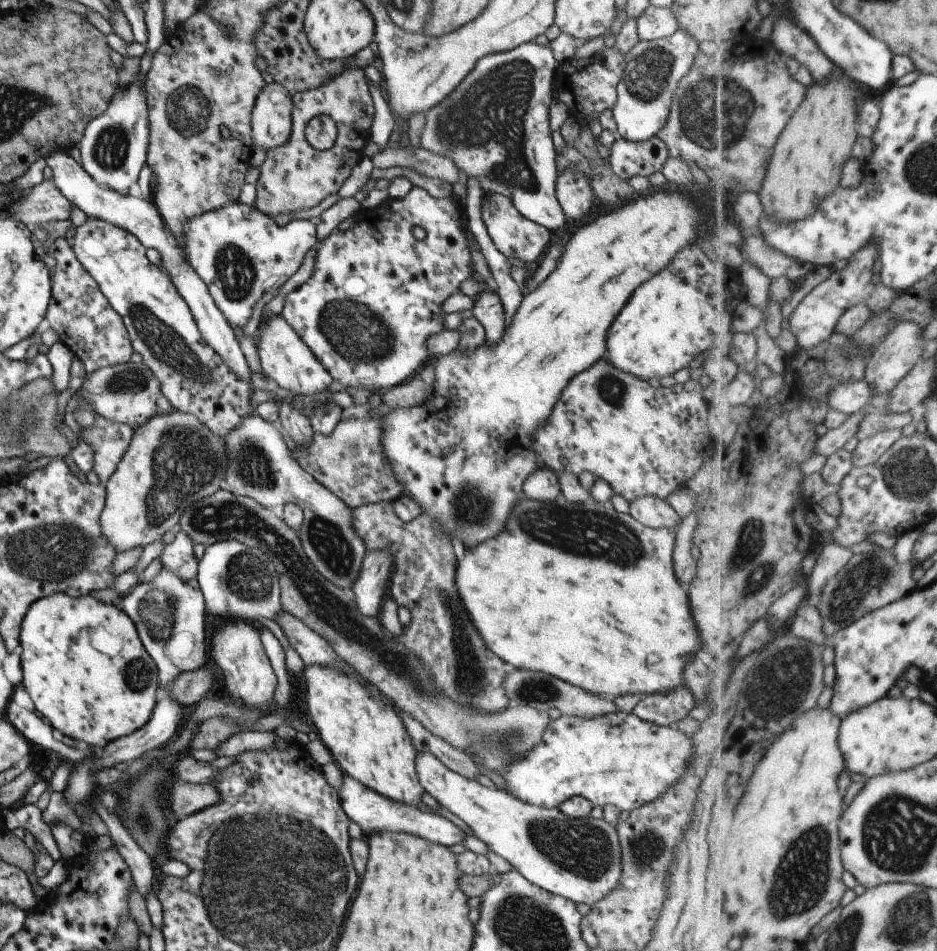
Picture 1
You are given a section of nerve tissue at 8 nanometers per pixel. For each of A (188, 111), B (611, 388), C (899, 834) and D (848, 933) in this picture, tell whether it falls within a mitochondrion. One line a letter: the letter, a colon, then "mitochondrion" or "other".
A: mitochondrion
B: mitochondrion
C: mitochondrion
D: mitochondrion

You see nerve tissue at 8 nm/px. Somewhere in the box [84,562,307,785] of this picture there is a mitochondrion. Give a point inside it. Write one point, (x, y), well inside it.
(158, 610)

